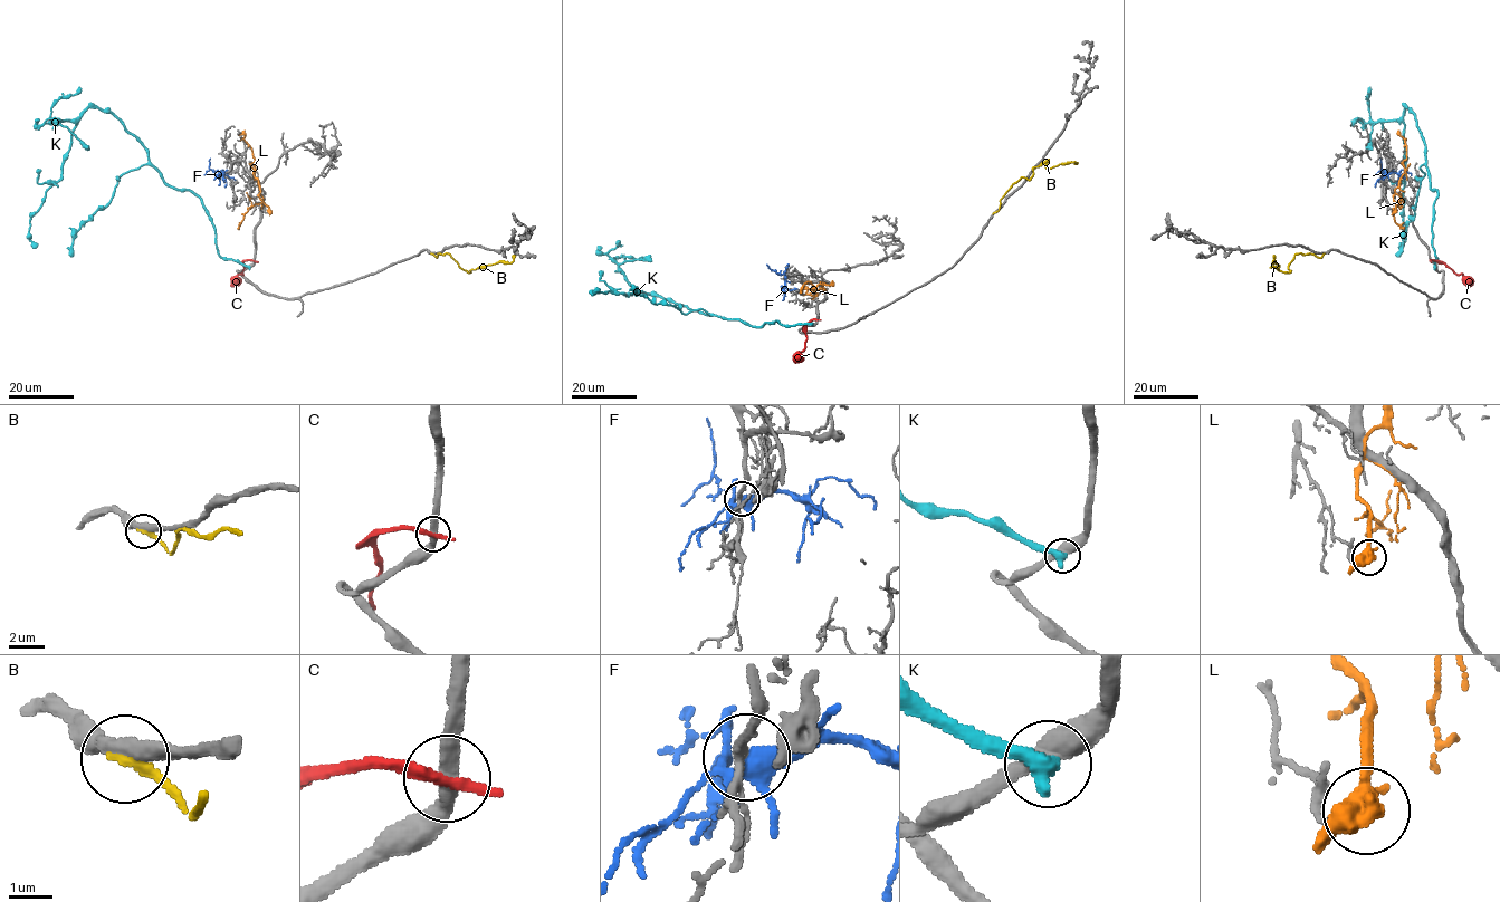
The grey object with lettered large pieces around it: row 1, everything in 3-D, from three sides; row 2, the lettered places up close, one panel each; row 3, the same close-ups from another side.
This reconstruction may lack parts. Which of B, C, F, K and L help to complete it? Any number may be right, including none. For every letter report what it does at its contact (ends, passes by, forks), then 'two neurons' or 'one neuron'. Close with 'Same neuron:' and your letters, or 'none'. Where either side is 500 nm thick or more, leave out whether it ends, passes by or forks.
B: it ends | two neurons
C: it passes by | two neurons
F: it forks | one neuron
K: two neurons
L: two neurons
Same neuron: F

